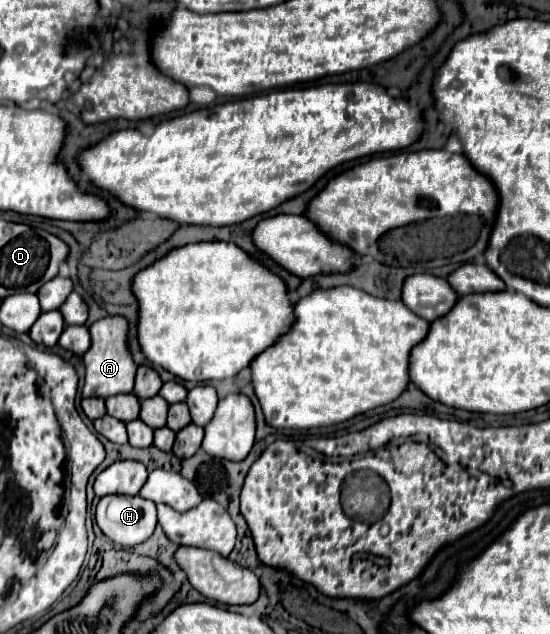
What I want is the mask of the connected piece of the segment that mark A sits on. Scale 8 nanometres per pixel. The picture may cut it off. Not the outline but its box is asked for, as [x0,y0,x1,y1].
[83,315,137,397]

